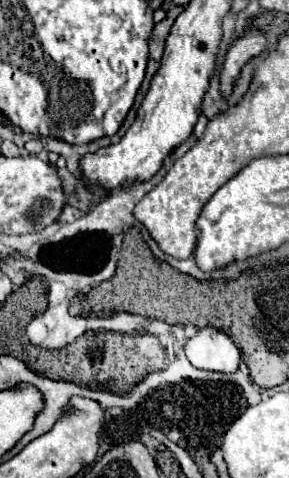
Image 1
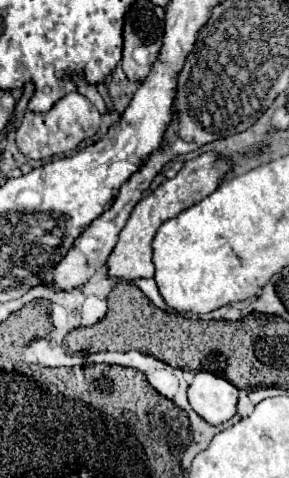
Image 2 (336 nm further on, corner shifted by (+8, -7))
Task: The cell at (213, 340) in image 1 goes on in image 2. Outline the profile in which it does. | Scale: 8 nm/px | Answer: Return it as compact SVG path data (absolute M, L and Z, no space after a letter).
M196 372L188 386L188 402L198 416L202 416L208 424L218 426L236 414L238 388L222 376Z

